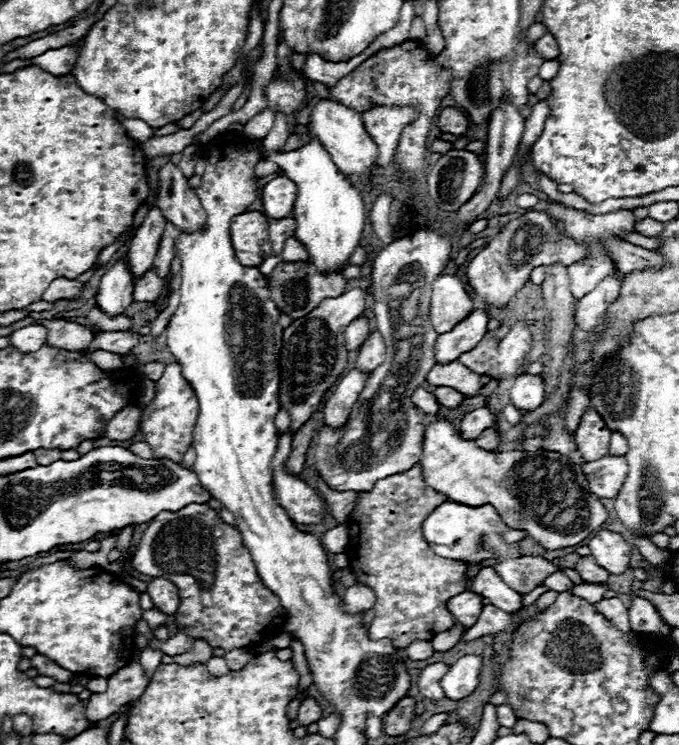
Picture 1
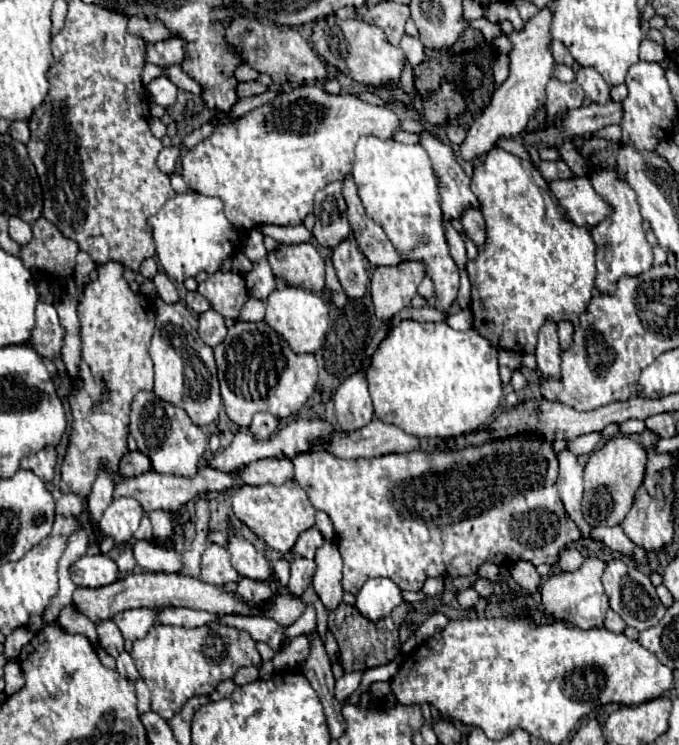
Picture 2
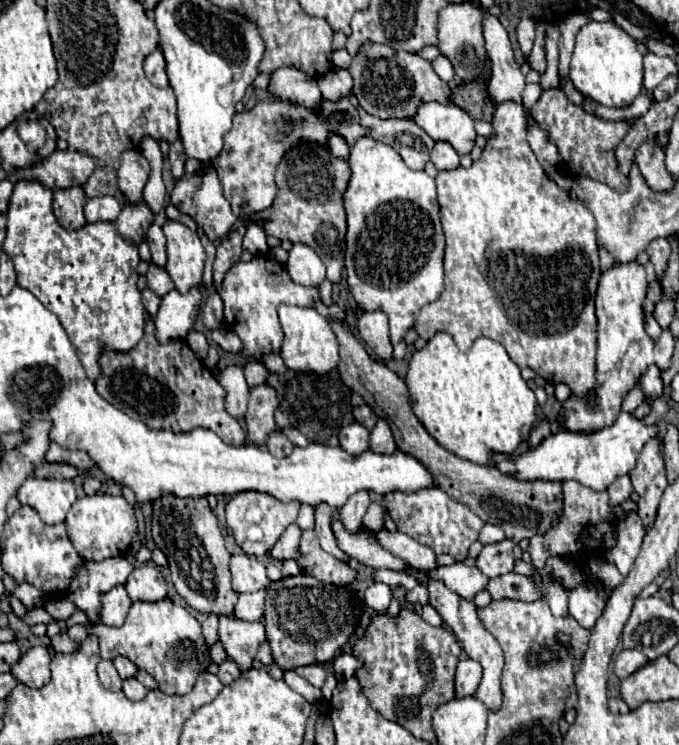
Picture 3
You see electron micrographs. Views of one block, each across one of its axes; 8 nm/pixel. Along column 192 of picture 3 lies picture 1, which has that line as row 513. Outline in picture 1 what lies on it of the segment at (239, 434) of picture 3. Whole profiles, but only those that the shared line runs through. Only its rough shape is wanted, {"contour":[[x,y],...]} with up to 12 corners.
{"contour":[[416,464],[360,492],[346,522],[370,638],[396,648],[452,628],[466,564],[424,518],[448,496]]}

